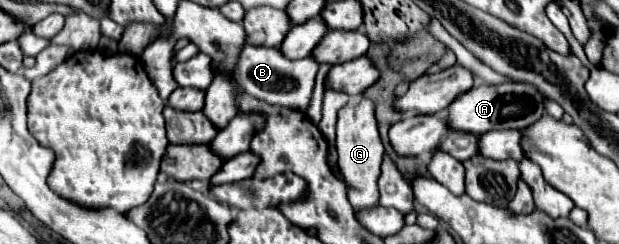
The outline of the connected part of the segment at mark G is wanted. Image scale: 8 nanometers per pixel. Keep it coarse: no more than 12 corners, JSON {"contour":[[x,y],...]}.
{"contour":[[374,102],[338,112],[338,168],[356,212],[378,206]]}

